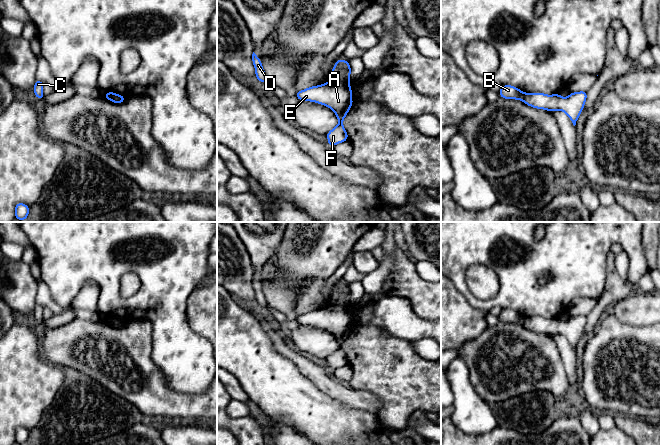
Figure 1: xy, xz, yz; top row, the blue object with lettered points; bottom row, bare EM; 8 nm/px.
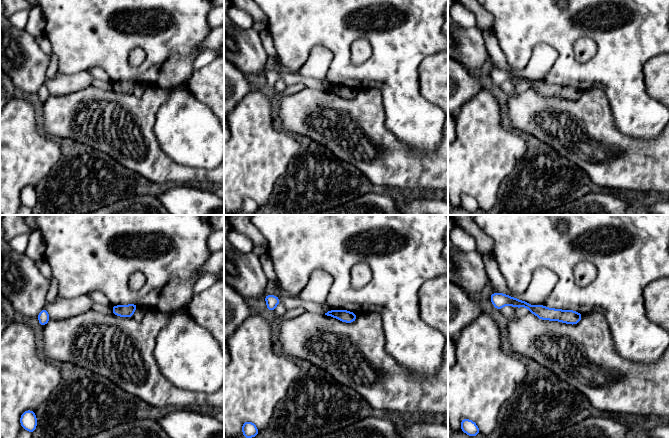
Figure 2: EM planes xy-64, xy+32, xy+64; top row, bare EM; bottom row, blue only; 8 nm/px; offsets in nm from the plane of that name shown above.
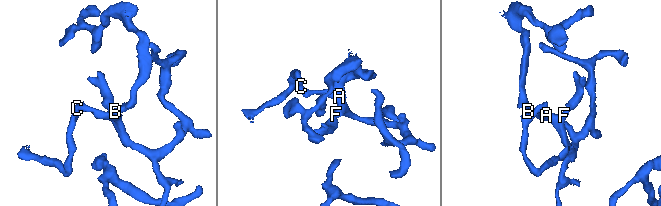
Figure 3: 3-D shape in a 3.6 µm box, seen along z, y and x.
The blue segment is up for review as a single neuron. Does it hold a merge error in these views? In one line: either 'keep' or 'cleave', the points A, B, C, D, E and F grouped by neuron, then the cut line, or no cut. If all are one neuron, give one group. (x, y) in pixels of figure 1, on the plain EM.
cleave; groups A C D E F / B; cut xy (105, 318), (107, 320), (123, 321)

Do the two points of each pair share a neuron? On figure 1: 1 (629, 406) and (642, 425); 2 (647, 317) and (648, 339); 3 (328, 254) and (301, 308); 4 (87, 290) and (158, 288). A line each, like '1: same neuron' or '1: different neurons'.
1: different neurons
2: different neurons
3: different neurons
4: different neurons

